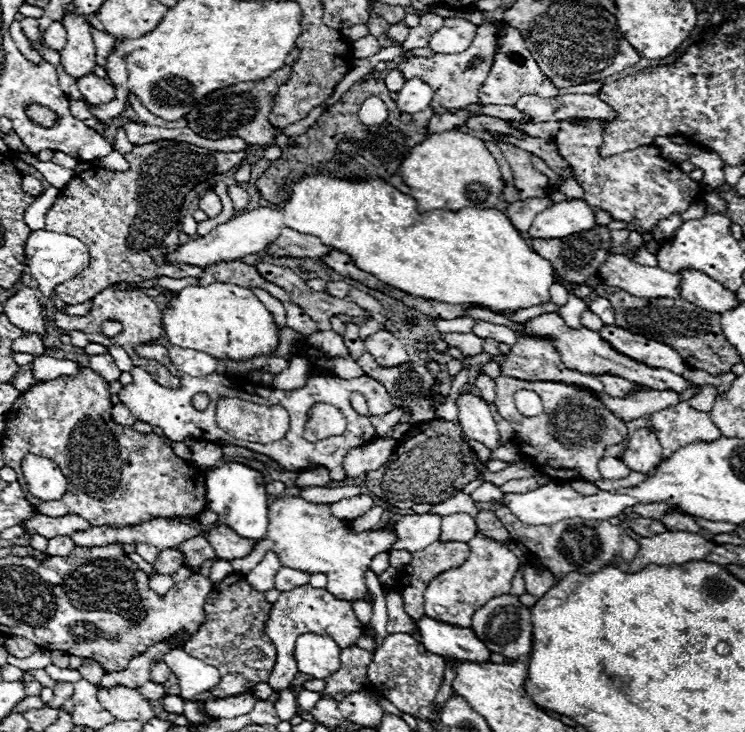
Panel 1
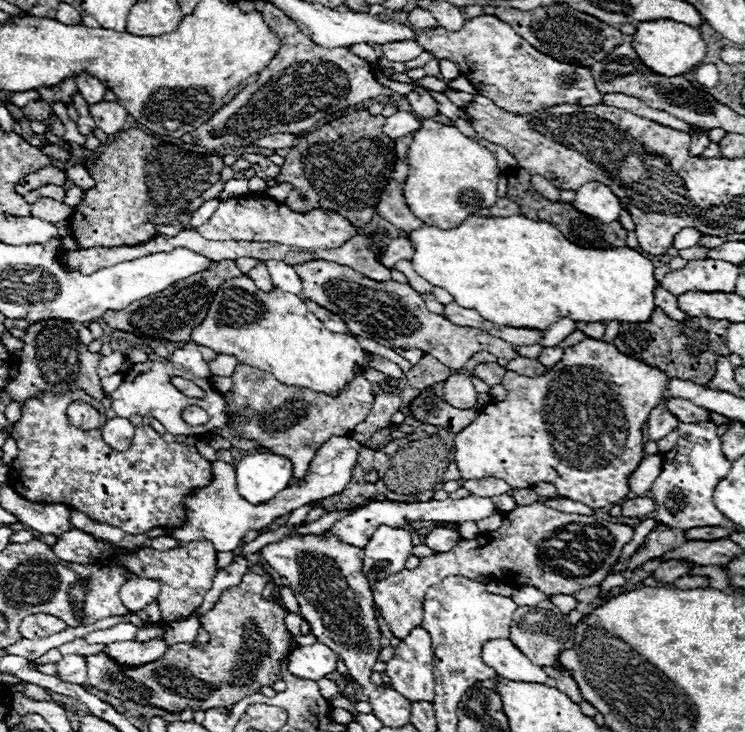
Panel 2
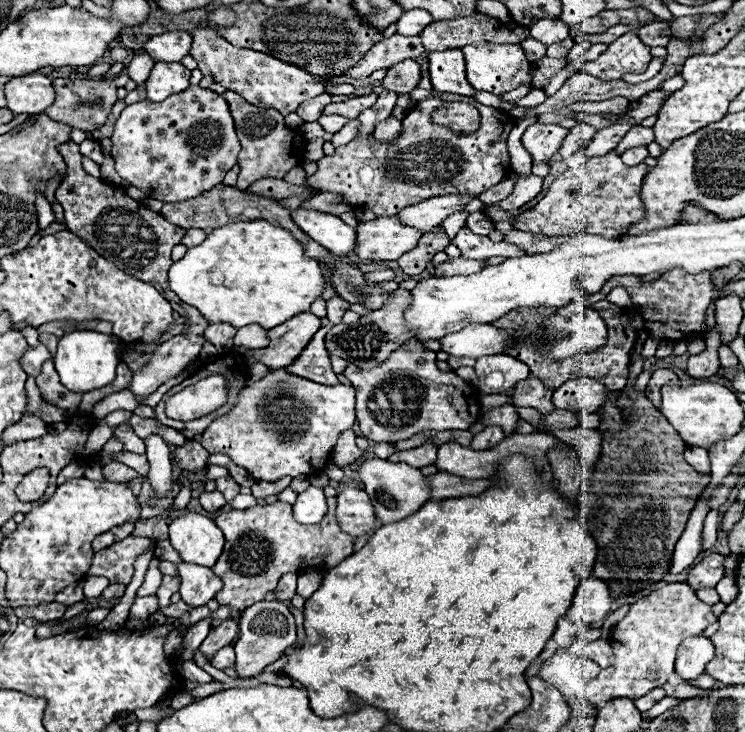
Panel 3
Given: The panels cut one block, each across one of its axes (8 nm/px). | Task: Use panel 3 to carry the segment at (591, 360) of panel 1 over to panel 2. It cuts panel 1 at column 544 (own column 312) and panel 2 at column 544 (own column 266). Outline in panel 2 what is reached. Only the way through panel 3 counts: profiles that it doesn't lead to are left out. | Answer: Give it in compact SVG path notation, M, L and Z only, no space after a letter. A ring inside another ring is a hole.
M542 346L542 350L540 350L540 354L538 354L538 360L546 366L546 368L552 368L552 366L556 366L558 362L560 362L560 358L564 356L564 348L560 348L560 346Z

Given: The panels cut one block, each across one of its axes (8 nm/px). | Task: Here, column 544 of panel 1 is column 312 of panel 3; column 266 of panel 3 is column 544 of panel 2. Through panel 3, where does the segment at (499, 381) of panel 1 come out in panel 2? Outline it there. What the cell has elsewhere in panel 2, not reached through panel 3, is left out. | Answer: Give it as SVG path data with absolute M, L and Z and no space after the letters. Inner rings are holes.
M584 338L572 348L566 348L562 360L542 376L528 378L508 370L502 378L502 386L508 390L506 400L482 408L480 416L464 432L454 436L460 474L464 480L496 476L514 490L530 488L536 482L552 482L562 498L584 502L594 510L610 508L628 496L626 478L646 456L642 450L642 426L652 408L662 402L662 392L668 382L662 370L622 354L614 344L592 338Z

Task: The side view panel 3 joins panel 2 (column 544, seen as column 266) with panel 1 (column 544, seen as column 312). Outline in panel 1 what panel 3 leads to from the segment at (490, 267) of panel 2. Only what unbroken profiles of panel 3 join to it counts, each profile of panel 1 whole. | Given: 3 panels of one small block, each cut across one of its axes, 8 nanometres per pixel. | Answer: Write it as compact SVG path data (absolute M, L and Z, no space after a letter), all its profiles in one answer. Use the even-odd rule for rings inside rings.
M314 172L312 176L302 176L298 182L292 184L290 196L278 208L248 210L240 216L234 216L230 222L220 224L210 234L182 244L170 256L170 262L194 264L204 268L216 262L234 262L242 256L264 250L264 246L268 246L280 236L280 230L284 226L300 234L316 236L322 244L328 244L338 252L346 252L348 256L352 256L356 268L372 272L372 276L380 278L384 284L390 284L412 296L438 300L446 304L482 304L490 310L522 310L548 302L548 288L554 282L558 282L550 262L534 250L530 250L528 244L520 238L518 230L512 226L510 218L494 208L464 208L458 212L436 210L430 214L420 214L416 210L416 200L412 196L402 194L384 180L360 176L336 178L328 172Z

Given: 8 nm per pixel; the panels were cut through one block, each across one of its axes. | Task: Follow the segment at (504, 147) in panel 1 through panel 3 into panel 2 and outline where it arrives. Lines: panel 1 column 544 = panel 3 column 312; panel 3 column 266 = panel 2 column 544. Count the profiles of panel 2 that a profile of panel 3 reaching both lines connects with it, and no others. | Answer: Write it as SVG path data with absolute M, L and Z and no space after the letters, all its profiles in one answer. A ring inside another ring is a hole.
M532 176L532 188L536 188L536 192L540 192L546 200L558 200L560 192L542 176Z

